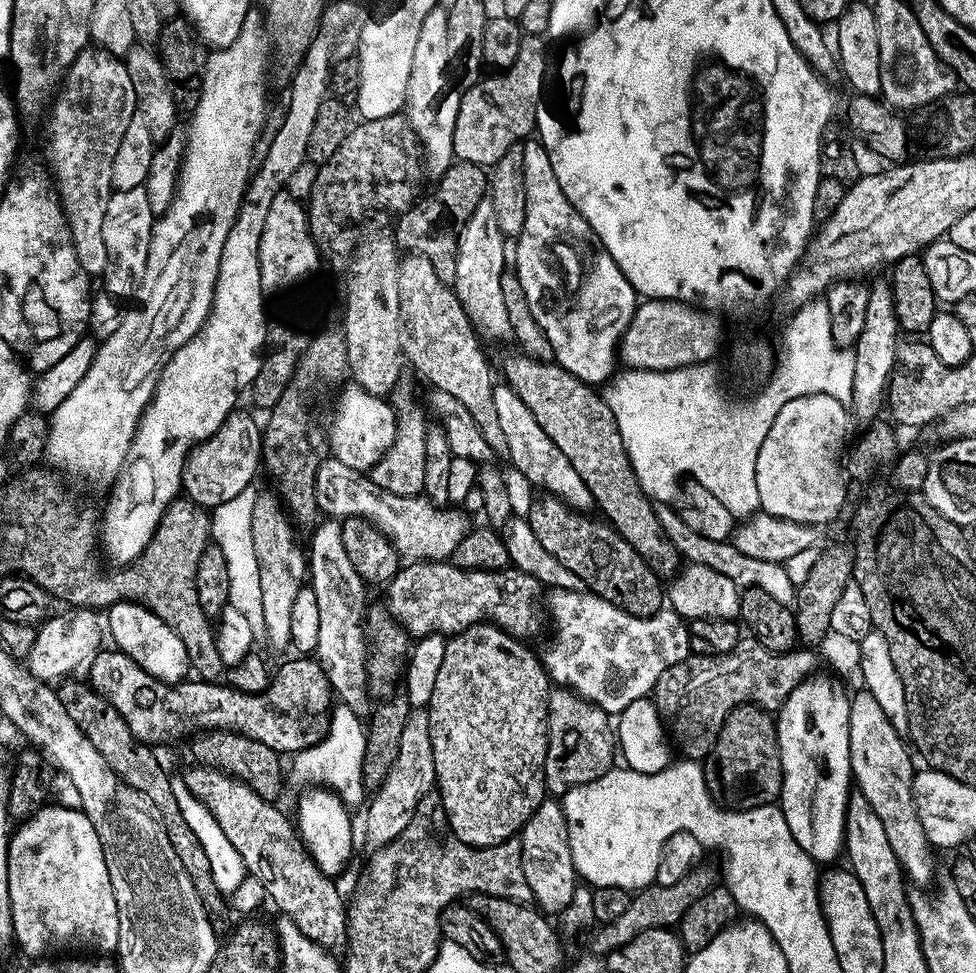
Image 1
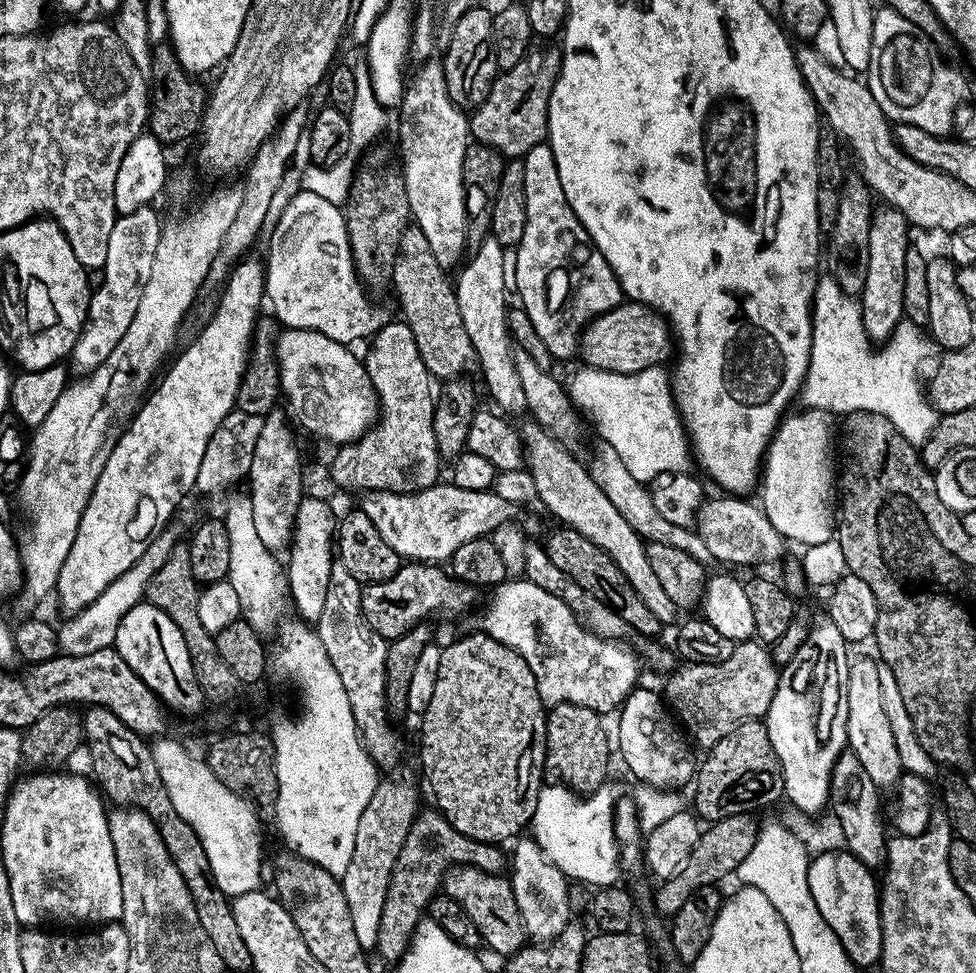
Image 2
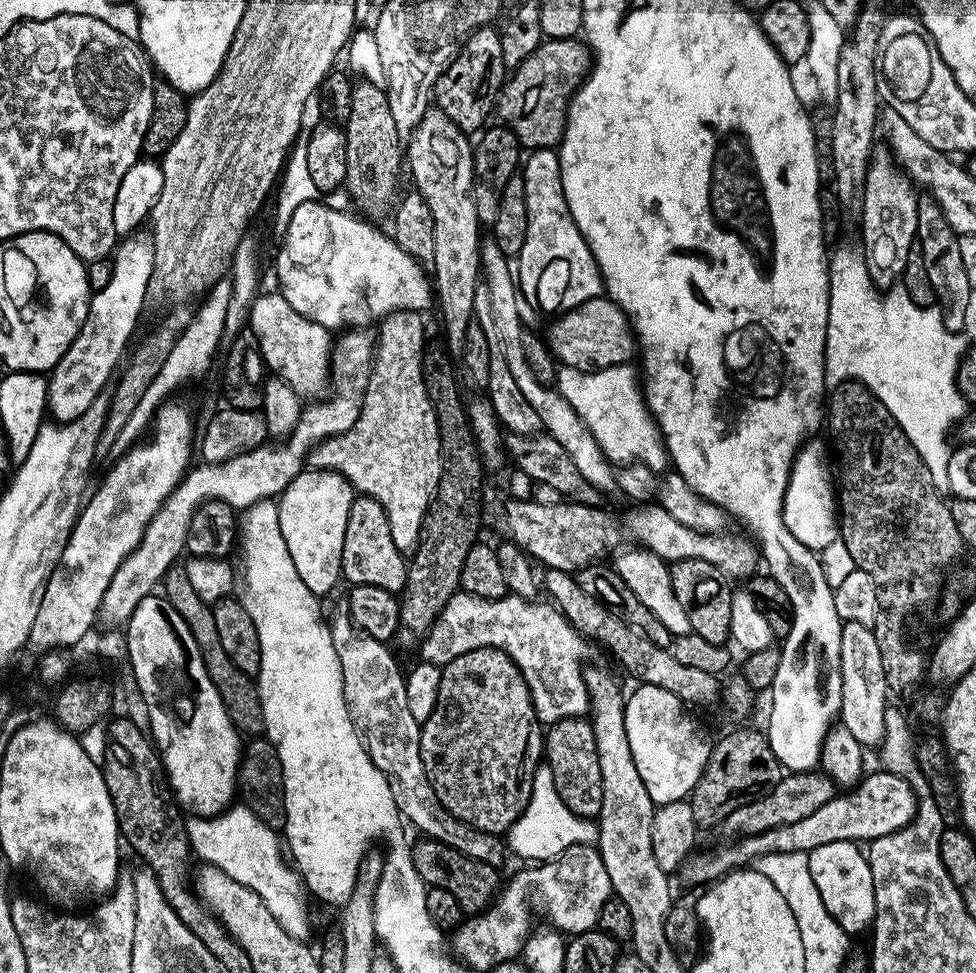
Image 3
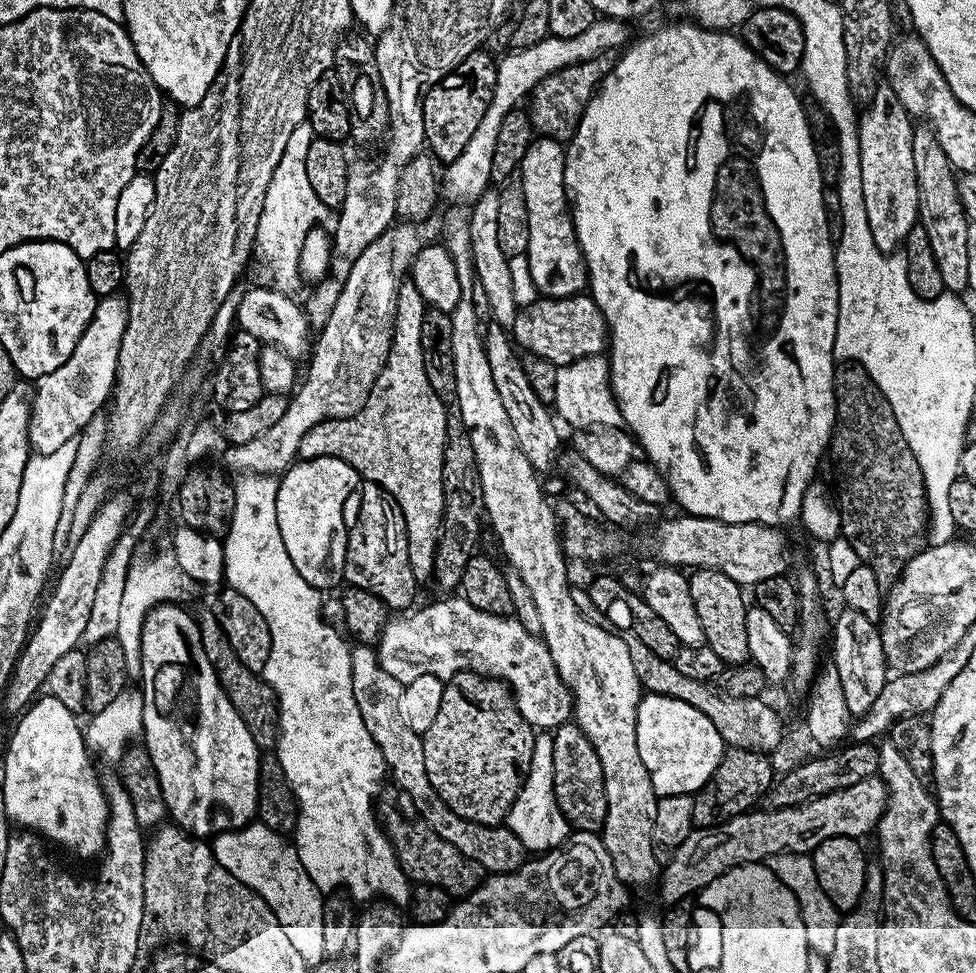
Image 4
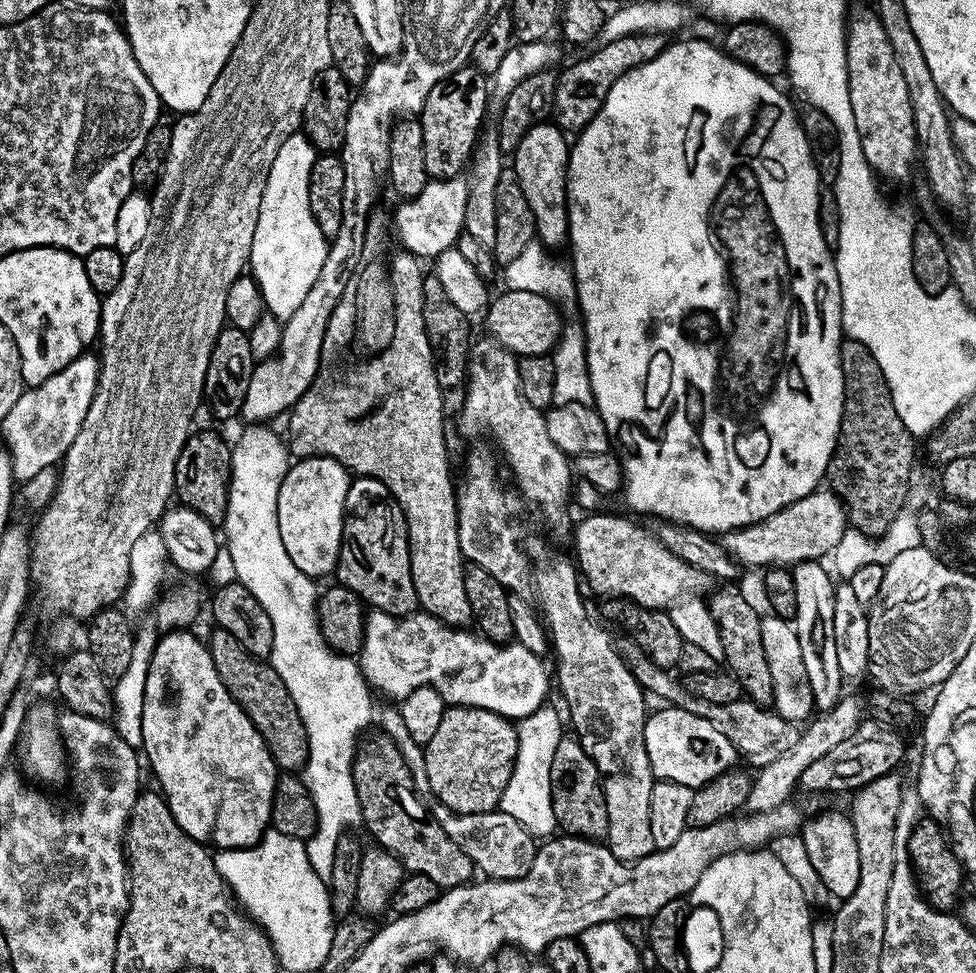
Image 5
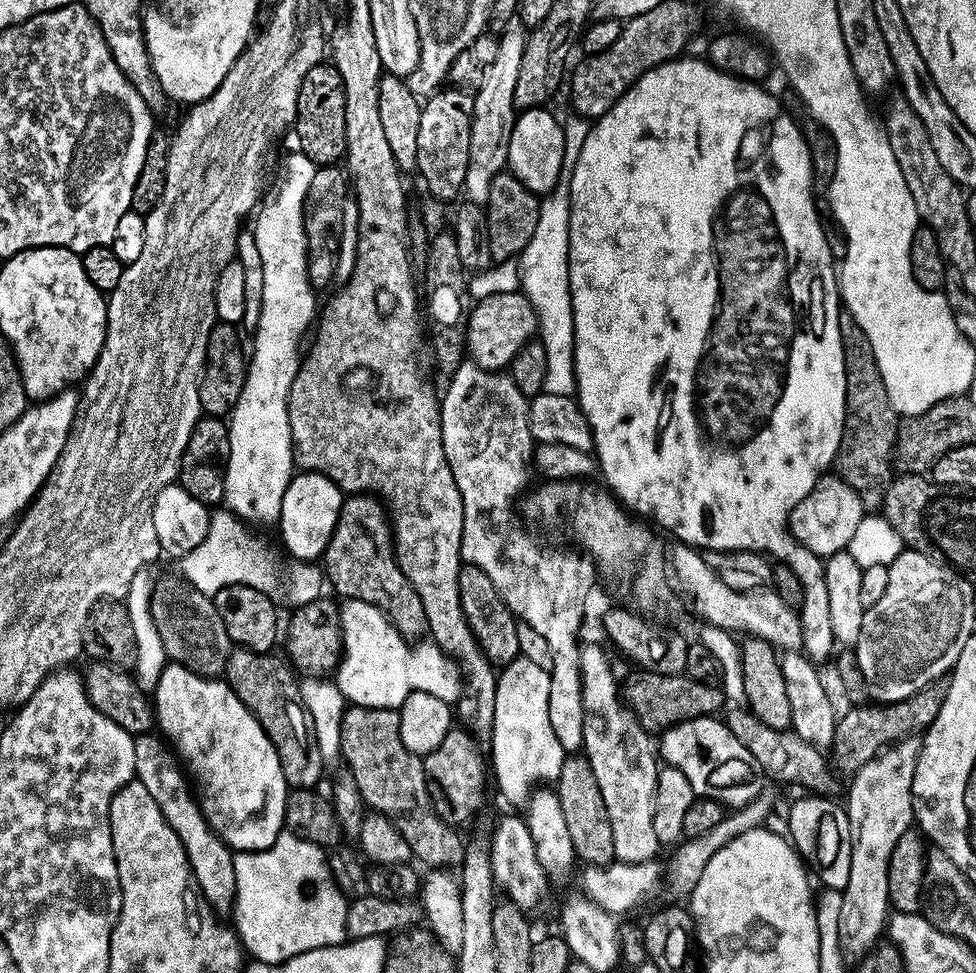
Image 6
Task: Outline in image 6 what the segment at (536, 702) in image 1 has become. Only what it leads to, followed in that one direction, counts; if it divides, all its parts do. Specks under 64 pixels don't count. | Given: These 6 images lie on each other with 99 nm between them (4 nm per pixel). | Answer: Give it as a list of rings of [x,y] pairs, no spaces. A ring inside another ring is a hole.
[[[454,726],[446,738],[442,738],[442,746],[423,757],[425,778],[434,810],[448,825],[461,826],[484,804],[486,756],[480,753],[479,747],[481,745],[472,733],[465,732],[463,727]]]

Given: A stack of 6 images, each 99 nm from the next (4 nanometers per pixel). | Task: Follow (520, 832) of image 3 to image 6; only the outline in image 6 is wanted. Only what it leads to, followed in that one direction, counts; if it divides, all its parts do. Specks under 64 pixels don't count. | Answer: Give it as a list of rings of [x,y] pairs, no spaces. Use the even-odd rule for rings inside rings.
[[[517,658],[499,673],[496,682],[496,697],[494,698],[494,726],[490,737],[492,756],[490,752],[490,768],[496,771],[496,784],[500,792],[512,804],[527,805],[529,796],[541,783],[543,776],[555,778],[560,773],[560,767],[565,758],[565,750],[558,742],[554,729],[550,726],[550,672],[534,666],[533,662]]]

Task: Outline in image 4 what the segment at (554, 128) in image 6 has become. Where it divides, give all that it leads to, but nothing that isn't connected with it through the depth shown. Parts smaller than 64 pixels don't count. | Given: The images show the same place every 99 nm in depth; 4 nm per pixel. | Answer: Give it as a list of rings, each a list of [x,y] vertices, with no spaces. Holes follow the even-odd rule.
[[[536,138],[526,150],[526,158],[522,158],[518,169],[518,183],[525,195],[526,214],[529,216],[530,238],[526,255],[530,266],[530,278],[541,297],[554,300],[581,295],[588,283],[588,267],[584,264],[584,255],[576,237],[576,227],[572,224],[568,191],[564,189],[565,155],[566,148],[561,141]]]

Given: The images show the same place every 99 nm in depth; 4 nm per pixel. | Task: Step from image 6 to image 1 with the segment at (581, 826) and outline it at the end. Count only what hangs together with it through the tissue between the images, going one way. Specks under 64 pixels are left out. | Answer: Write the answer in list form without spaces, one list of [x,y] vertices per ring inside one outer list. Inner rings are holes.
[[[553,687],[548,694],[548,749],[544,763],[544,786],[549,793],[563,794],[574,786],[602,778],[614,766],[618,740],[609,713],[582,698],[571,688]]]

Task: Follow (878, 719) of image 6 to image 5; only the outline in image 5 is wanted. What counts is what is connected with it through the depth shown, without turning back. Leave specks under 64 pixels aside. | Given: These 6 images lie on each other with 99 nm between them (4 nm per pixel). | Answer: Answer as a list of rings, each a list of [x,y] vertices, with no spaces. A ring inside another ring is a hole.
[[[866,718],[860,722],[855,728],[854,733],[850,734],[848,738],[830,750],[825,757],[818,758],[813,765],[806,768],[805,773],[802,774],[799,785],[806,788],[810,792],[856,792],[860,788],[876,781],[880,777],[884,777],[893,773],[896,766],[904,756],[904,742],[901,738],[903,736],[899,731],[888,728],[882,723],[878,723],[875,718]]]

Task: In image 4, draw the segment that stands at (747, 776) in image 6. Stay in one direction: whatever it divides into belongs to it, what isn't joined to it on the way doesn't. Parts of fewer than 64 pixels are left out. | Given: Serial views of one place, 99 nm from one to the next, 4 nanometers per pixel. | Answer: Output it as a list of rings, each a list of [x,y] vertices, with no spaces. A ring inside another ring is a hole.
[[[649,692],[641,695],[638,706],[638,755],[646,765],[646,774],[650,774],[650,782],[657,797],[695,794],[714,774],[725,751],[726,745],[718,730],[714,730],[714,722],[710,722],[710,718],[702,714],[702,710],[694,710],[694,706],[678,702],[678,698],[666,698],[662,694]]]

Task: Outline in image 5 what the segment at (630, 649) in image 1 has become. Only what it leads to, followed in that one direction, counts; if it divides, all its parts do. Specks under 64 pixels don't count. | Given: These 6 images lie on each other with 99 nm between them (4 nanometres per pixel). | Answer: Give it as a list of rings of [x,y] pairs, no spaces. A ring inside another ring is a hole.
[[[388,610],[369,611],[364,621],[364,644],[358,653],[360,670],[369,685],[377,693],[380,691],[382,695],[389,696],[392,702],[402,701],[414,690],[427,686],[438,690],[445,705],[485,708],[513,722],[522,721],[534,714],[534,710],[545,707],[550,668],[543,664],[545,661],[541,657],[517,642],[495,644],[493,640],[486,640],[475,631],[468,631],[472,630],[443,624],[437,616],[430,616],[423,610],[406,616],[393,616]]]

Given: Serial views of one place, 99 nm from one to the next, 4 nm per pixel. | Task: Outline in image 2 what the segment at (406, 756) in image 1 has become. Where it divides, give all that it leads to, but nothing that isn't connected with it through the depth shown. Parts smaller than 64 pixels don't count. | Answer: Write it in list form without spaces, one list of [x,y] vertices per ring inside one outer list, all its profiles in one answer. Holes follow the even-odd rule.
[[[403,768],[385,775],[388,777],[385,780],[383,777],[377,783],[374,794],[370,802],[366,802],[366,810],[362,810],[362,818],[358,821],[358,834],[354,834],[354,854],[350,857],[350,866],[346,866],[346,874],[339,877],[342,890],[346,894],[346,906],[350,906],[350,922],[354,925],[354,935],[358,938],[358,946],[365,950],[376,948],[391,875],[394,874],[395,863],[402,853],[407,832],[421,807],[416,776],[410,769]]]

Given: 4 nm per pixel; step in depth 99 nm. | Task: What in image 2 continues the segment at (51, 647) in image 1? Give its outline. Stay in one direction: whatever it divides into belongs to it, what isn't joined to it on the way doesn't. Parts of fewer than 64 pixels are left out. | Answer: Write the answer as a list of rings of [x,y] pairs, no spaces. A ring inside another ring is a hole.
[[[172,526],[157,532],[149,540],[148,548],[142,554],[142,558],[138,558],[138,562],[134,562],[134,566],[130,566],[130,570],[126,570],[126,574],[122,574],[114,582],[110,582],[110,586],[90,606],[84,608],[80,613],[67,617],[65,619],[67,621],[62,626],[59,625],[57,629],[59,651],[63,655],[81,656],[82,654],[92,654],[95,650],[113,647],[116,643],[119,624],[125,614],[145,599],[148,583],[161,566],[168,561],[176,547],[178,547],[178,540],[176,540],[176,532]]]

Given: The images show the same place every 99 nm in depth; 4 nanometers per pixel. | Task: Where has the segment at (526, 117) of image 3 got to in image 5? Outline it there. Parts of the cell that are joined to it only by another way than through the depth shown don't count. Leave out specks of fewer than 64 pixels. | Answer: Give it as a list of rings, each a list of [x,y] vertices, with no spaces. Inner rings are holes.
[[[643,32],[626,38],[618,38],[609,44],[600,44],[597,52],[574,61],[556,78],[556,93],[551,110],[556,127],[568,134],[578,134],[596,117],[610,86],[614,86],[614,82],[618,82],[622,74],[658,58],[658,54],[662,54],[665,47],[666,40],[661,33]]]

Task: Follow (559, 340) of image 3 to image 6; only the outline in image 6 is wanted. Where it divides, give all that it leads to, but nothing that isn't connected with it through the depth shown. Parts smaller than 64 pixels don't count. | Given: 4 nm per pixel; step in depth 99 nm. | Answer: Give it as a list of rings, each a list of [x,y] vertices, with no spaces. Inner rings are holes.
[[[523,291],[494,294],[475,301],[467,313],[466,352],[471,363],[489,370],[504,370],[511,365],[514,354],[518,354],[537,332],[536,311]]]

